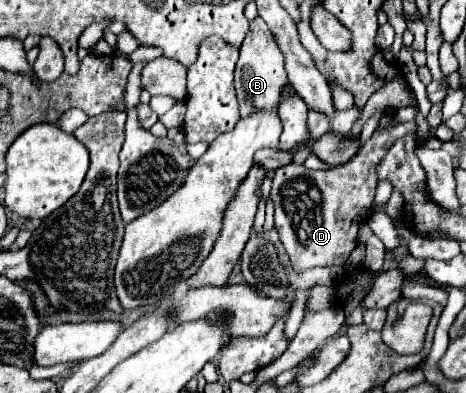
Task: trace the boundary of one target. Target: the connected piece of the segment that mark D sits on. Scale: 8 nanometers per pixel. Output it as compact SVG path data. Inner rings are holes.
M399 123L385 133L373 133L373 137L343 165L331 167L327 171L313 171L305 165L289 163L275 171L271 199L275 203L275 229L279 239L291 259L291 267L303 273L315 265L343 265L351 251L357 247L357 233L363 223L367 223L373 197L377 189L377 177L373 165L381 161L387 149L407 135L419 139L417 123Z

